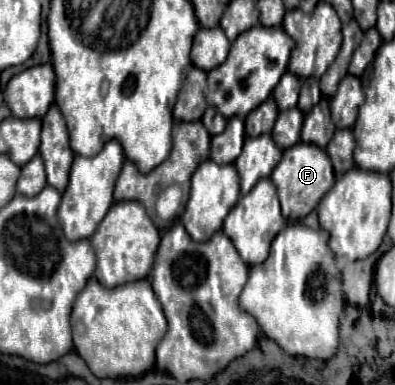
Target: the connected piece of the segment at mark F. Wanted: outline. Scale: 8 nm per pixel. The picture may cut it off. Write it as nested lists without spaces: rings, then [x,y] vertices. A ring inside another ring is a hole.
[[[300,142],[296,146],[292,146],[290,150],[284,150],[284,156],[282,156],[280,164],[274,168],[270,178],[278,188],[282,216],[288,220],[298,220],[298,218],[304,218],[306,214],[310,214],[318,206],[320,198],[332,188],[334,170],[328,160],[328,154],[322,148]]]

